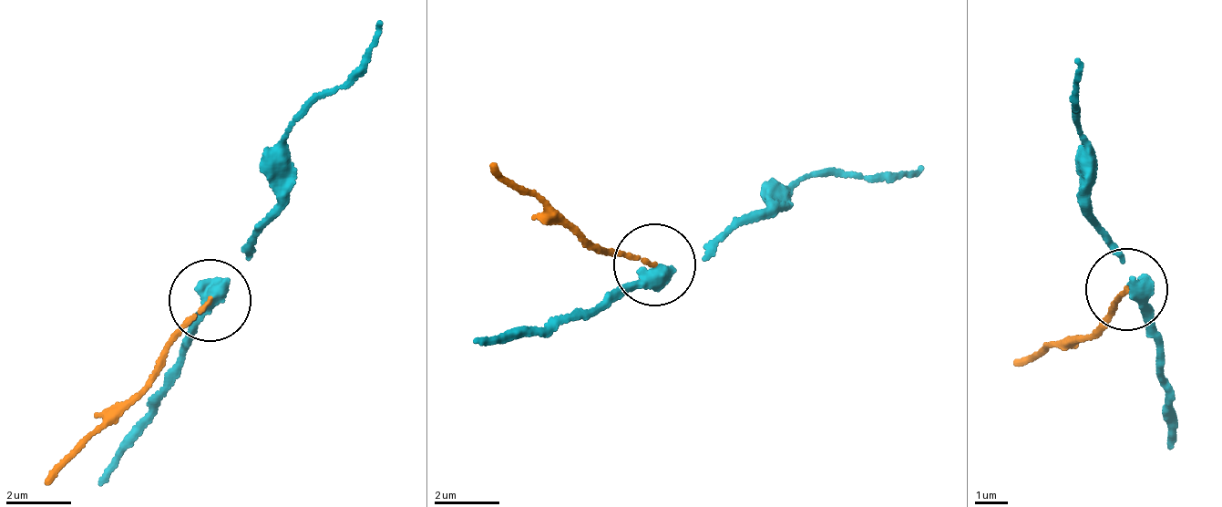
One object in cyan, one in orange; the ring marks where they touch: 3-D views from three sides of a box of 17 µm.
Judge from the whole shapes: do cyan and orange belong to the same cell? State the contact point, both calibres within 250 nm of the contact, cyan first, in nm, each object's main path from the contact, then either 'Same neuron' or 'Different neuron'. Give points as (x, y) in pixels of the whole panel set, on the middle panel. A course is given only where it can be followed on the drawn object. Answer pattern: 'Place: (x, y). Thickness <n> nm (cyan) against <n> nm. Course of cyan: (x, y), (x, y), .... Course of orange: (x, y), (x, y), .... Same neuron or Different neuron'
Place: (654, 264). Thickness 550 nm (cyan) against 120 nm. Course of cyan: (652, 271), (770, 215), (803, 178), (923, 168). Course of orange: (652, 263), (561, 222), (489, 161). Different neuron

